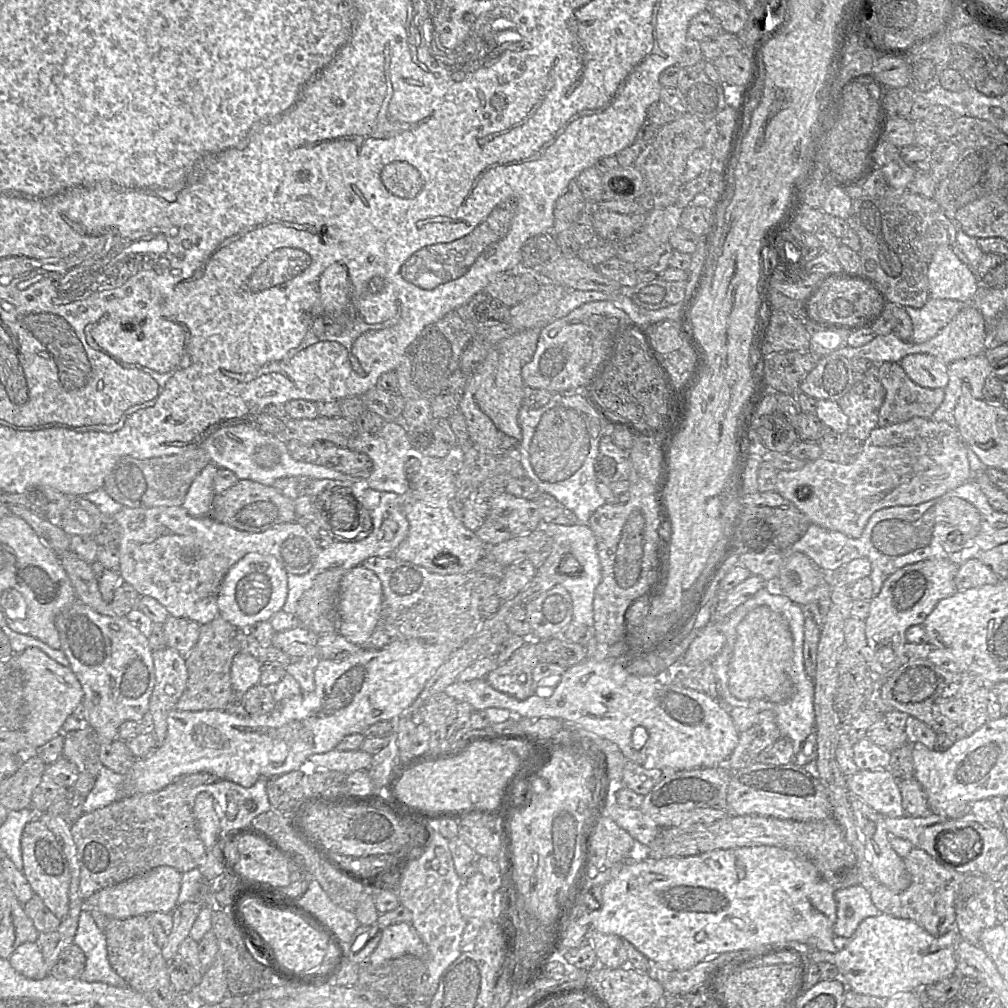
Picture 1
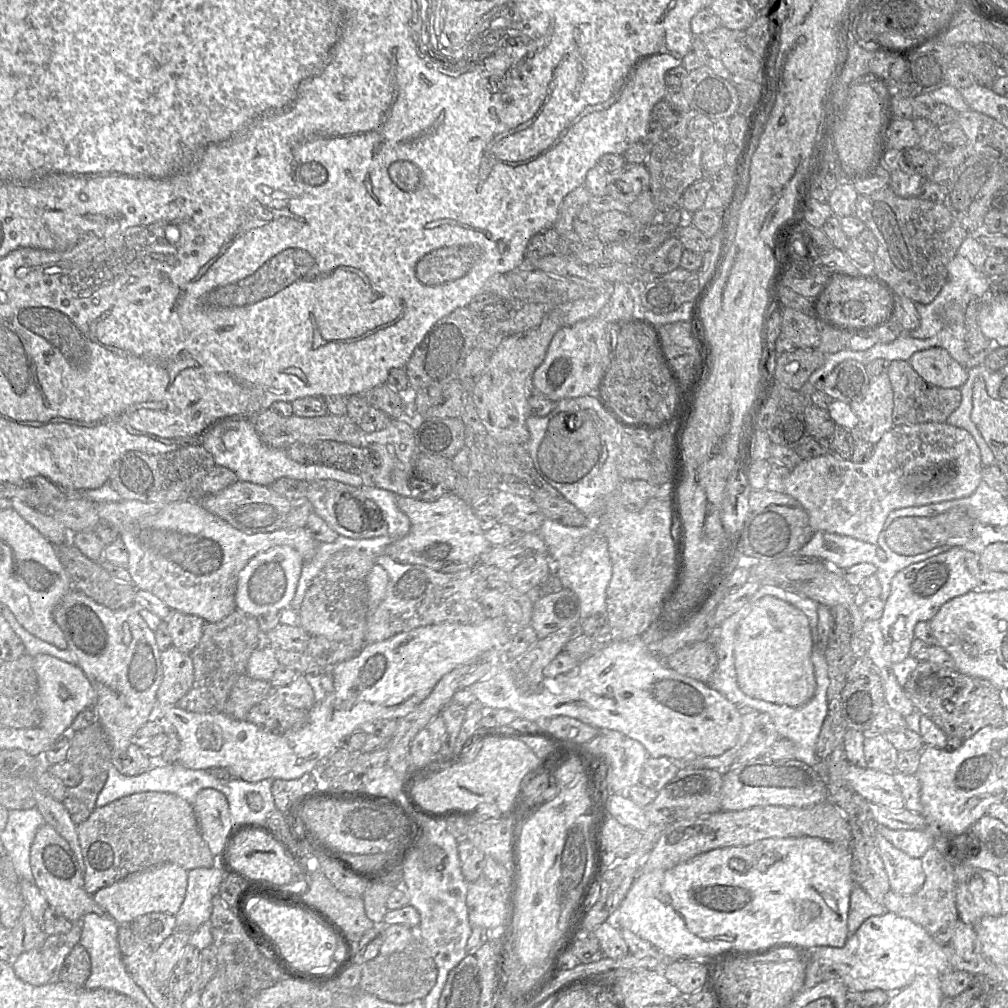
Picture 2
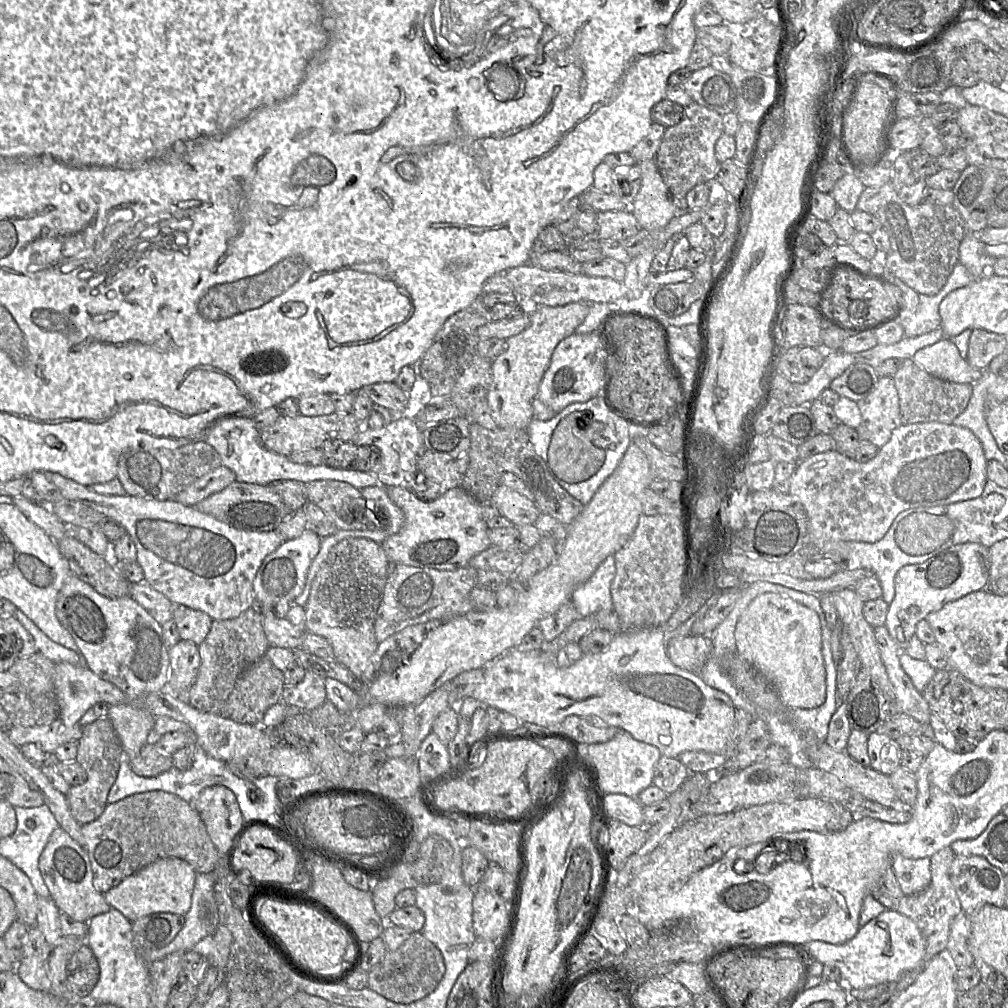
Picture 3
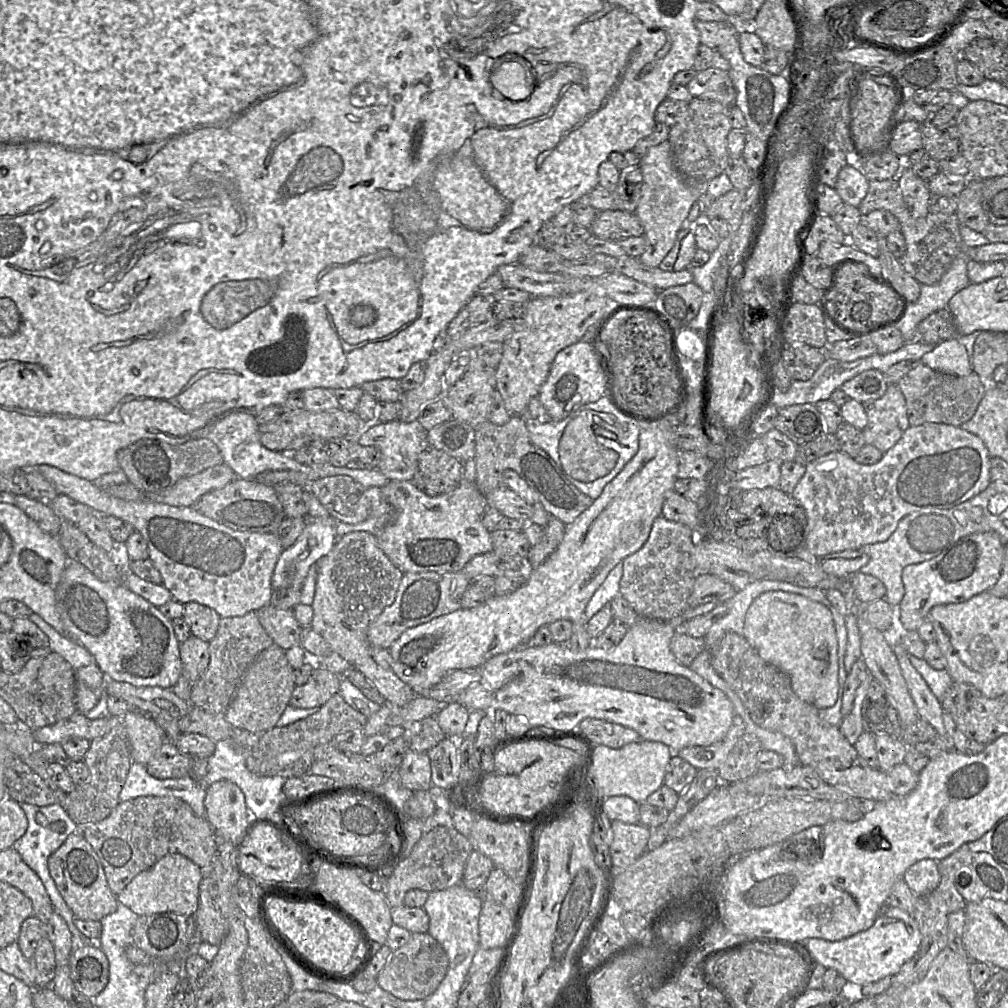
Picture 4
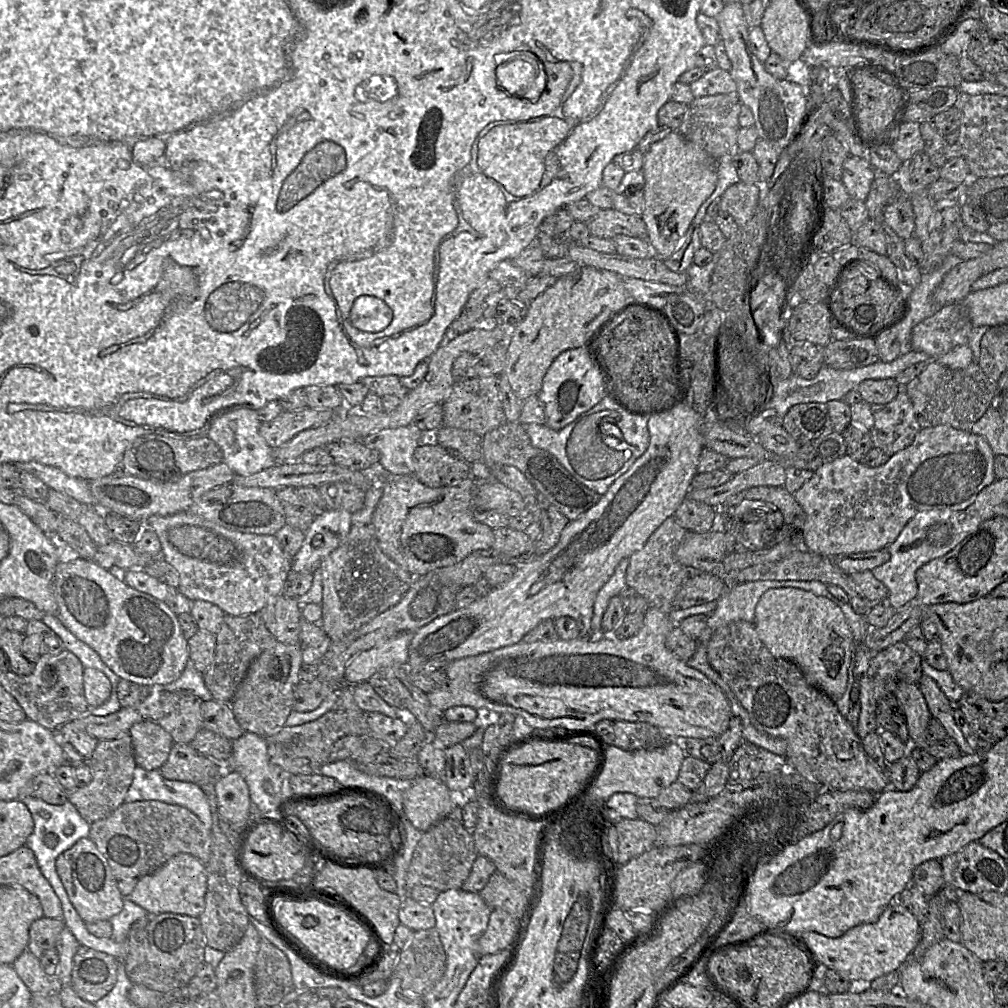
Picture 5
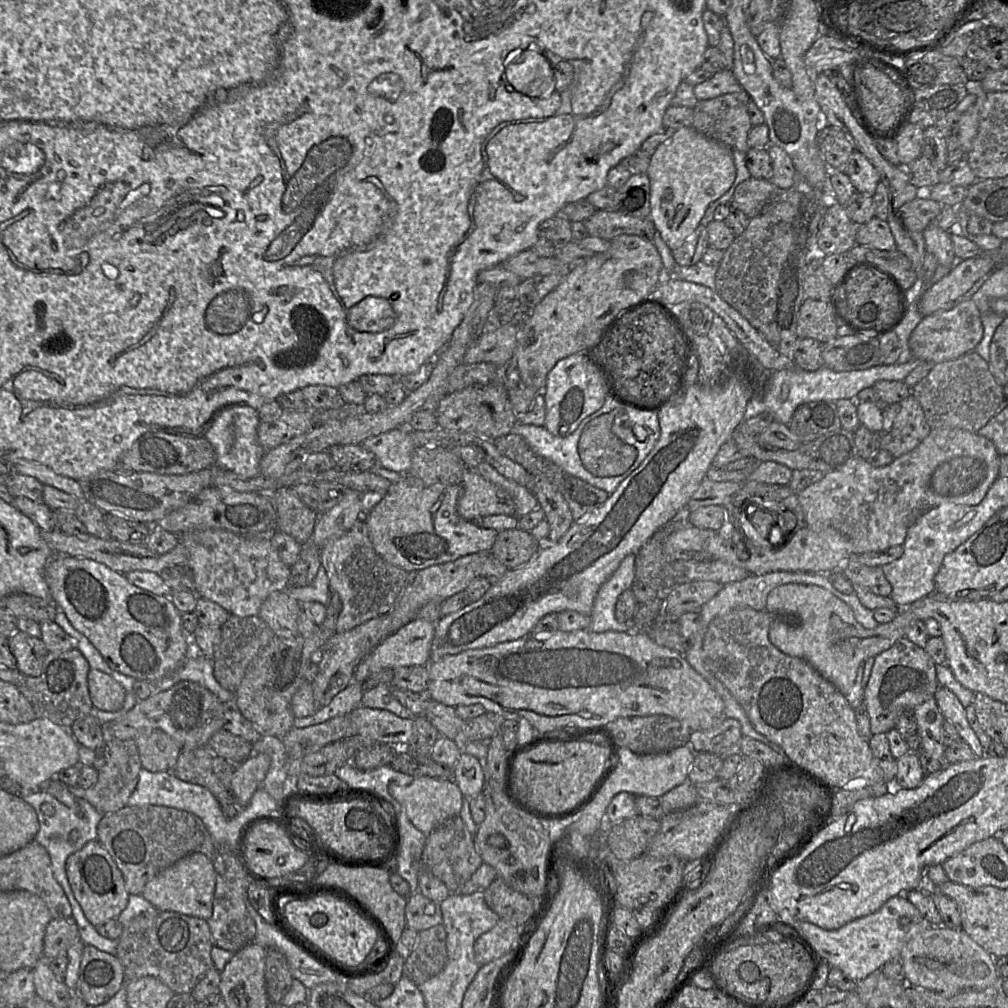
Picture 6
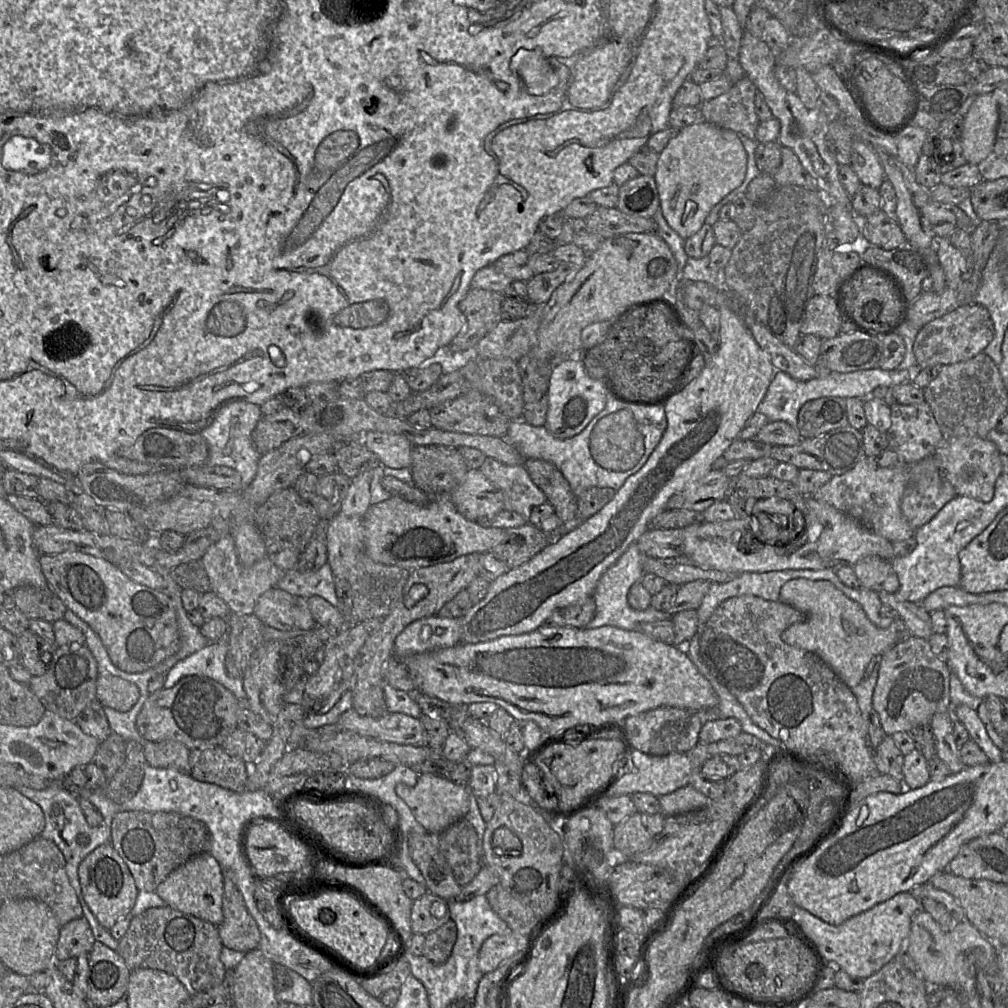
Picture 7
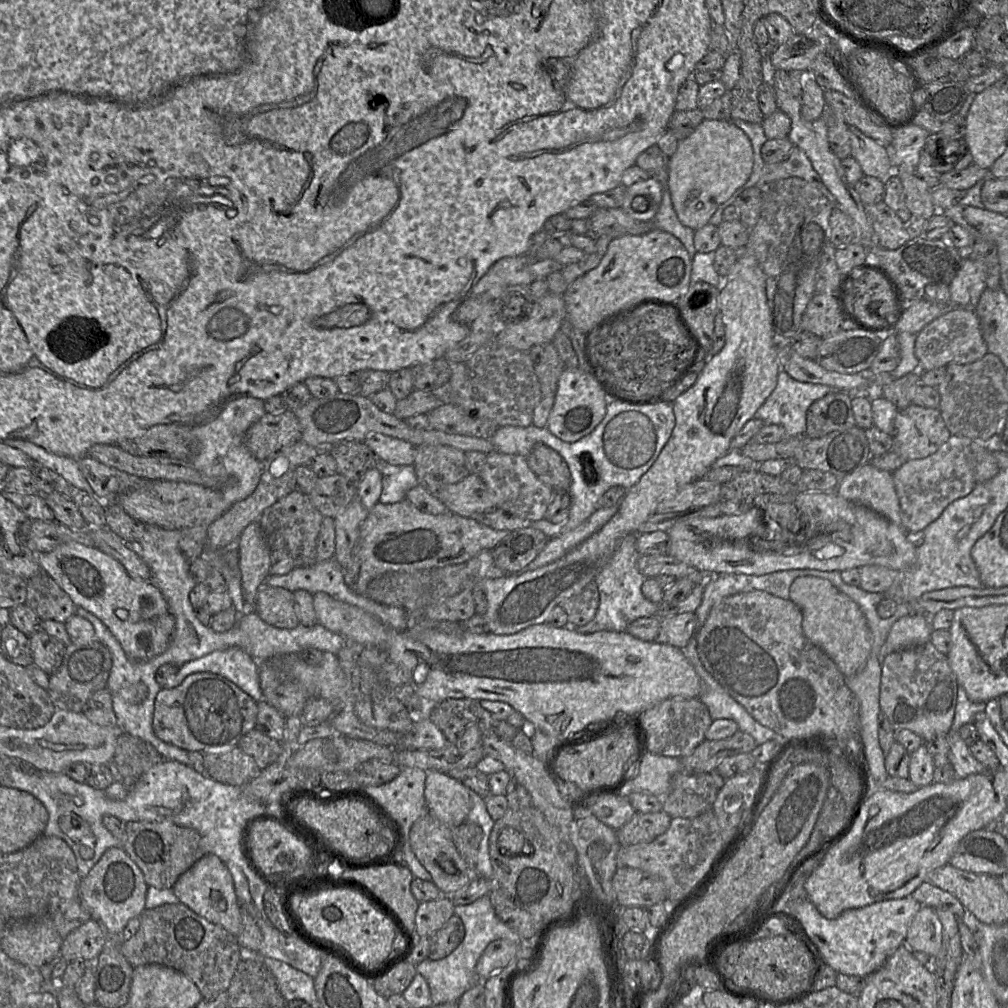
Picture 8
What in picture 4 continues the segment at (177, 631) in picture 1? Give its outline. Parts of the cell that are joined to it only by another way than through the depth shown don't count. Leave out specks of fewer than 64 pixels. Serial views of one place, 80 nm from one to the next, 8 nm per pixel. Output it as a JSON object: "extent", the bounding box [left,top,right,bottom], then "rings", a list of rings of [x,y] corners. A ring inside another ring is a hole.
{"extent":[182,602,221,642],"rings":[[[197,602],[184,604],[182,617],[189,625],[191,635],[207,642],[214,638],[221,619],[215,610]]]}

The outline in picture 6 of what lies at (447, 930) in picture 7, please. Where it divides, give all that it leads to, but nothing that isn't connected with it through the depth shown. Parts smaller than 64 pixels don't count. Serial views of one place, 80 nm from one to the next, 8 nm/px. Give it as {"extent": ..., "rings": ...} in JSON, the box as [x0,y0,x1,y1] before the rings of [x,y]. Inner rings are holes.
{"extent":[403,924,447,985],"rings":[[[442,924],[418,933],[417,942],[403,967],[406,976],[421,985],[438,975],[447,963],[446,931]]]}

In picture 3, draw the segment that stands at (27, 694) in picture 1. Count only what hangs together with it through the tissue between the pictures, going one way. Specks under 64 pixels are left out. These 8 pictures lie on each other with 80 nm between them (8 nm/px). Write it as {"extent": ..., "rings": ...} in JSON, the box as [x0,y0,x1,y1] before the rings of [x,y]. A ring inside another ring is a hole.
{"extent":[54,662,128,726],"rings":[[[67,662],[54,663],[54,689],[59,705],[59,719],[66,726],[73,726],[93,706],[98,703],[109,705],[128,703],[124,692],[114,684],[103,680],[88,668]]]}

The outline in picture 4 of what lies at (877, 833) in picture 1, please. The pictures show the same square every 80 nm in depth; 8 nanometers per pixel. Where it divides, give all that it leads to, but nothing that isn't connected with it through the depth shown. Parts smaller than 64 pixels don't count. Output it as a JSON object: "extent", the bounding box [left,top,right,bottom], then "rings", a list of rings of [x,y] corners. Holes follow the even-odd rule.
{"extent":[902,859,939,895],"rings":[[[934,859],[920,860],[906,870],[902,879],[915,894],[926,895],[939,885],[938,862]]]}

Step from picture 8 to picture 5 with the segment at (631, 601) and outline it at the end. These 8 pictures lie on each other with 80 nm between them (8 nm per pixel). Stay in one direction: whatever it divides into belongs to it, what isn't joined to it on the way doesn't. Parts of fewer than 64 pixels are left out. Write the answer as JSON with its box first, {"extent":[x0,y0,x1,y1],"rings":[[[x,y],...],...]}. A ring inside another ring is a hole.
{"extent":[590,558,629,635],"rings":[[[628,558],[622,559],[618,564],[618,566],[616,567],[613,575],[599,590],[593,605],[593,615],[591,618],[590,635],[594,635],[594,633],[603,633],[601,627],[602,618],[611,598],[619,595],[619,593],[622,590],[624,590],[625,587],[627,587],[626,571],[628,565],[629,565],[629,559]]]}

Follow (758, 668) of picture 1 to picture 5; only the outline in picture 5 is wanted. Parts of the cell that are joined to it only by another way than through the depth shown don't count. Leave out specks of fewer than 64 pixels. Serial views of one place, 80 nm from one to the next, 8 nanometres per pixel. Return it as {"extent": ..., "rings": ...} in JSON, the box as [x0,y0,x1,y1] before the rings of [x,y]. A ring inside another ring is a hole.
{"extent":[753,588,855,702],"rings":[[[798,588],[769,589],[756,605],[753,624],[759,639],[773,655],[794,662],[807,683],[834,702],[841,699],[848,684],[855,642],[839,605]]]}

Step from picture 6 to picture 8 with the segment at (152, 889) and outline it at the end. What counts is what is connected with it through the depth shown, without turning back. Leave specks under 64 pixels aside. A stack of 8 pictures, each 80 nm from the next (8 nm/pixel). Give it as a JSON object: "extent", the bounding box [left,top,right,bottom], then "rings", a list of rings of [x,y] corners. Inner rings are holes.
{"extent":[172,855,241,936],"rings":[[[204,855],[177,879],[172,890],[180,903],[199,916],[223,927],[234,936],[241,932],[241,907],[235,893],[233,878],[218,856]]]}

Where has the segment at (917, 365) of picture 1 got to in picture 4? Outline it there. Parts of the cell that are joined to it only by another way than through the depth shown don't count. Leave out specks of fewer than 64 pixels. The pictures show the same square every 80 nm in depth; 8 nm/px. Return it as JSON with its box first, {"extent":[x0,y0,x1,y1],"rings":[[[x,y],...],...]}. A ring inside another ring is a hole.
{"extent":[920,338,973,376],"rings":[[[956,338],[937,344],[920,362],[929,368],[956,376],[968,376],[973,371],[968,352]]]}

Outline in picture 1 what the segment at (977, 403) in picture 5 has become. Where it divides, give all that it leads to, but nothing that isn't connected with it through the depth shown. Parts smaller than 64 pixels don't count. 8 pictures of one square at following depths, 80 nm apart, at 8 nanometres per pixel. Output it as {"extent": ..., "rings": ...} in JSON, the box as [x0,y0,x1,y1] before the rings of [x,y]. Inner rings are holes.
{"extent":[878,362,945,427],"rings":[[[884,362],[879,365],[879,377],[885,389],[884,402],[879,410],[878,427],[885,427],[908,421],[915,417],[932,418],[945,398],[942,388],[924,388],[913,382],[898,362]]]}

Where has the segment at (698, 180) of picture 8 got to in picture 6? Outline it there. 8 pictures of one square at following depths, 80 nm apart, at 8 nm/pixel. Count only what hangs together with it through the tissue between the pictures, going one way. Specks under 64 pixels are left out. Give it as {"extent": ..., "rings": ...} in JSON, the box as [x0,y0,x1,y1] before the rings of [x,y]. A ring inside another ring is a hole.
{"extent":[646,126,736,250],"rings":[[[690,126],[670,131],[670,136],[651,155],[646,172],[650,181],[650,216],[657,233],[672,250],[677,250],[700,225],[708,206],[724,195],[734,184],[736,166],[730,147],[706,138]]]}

